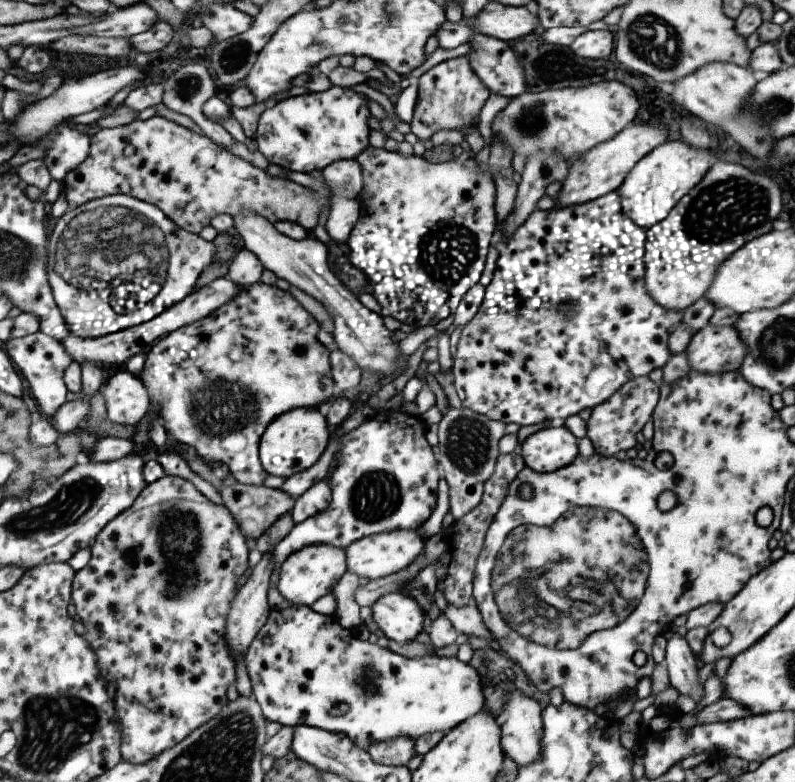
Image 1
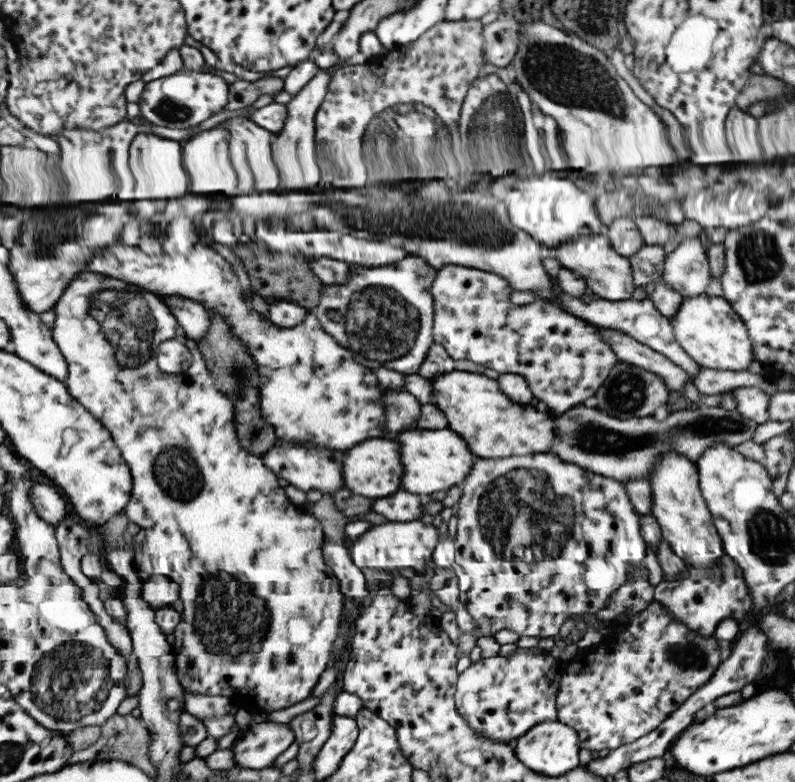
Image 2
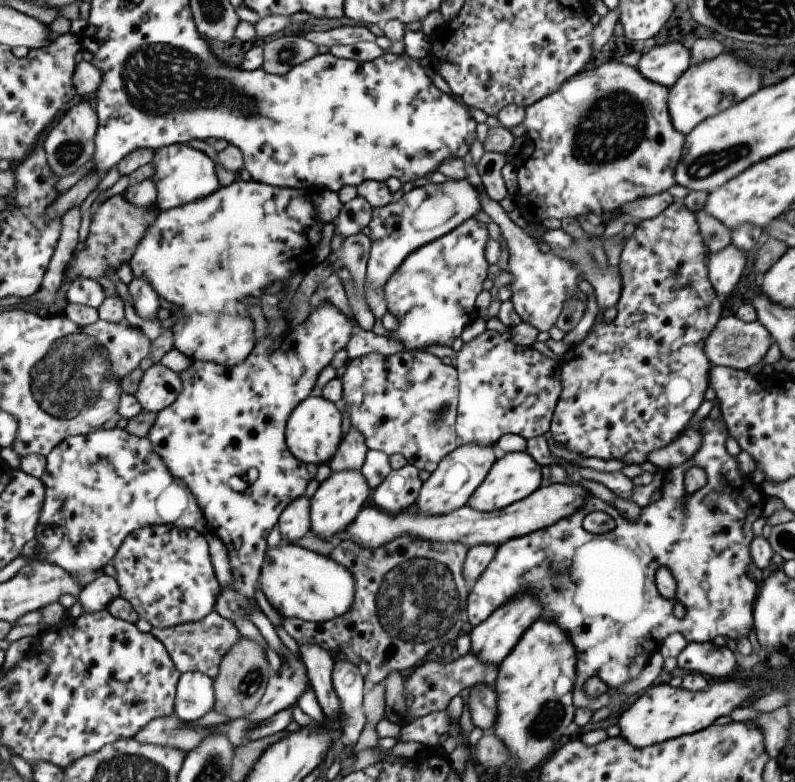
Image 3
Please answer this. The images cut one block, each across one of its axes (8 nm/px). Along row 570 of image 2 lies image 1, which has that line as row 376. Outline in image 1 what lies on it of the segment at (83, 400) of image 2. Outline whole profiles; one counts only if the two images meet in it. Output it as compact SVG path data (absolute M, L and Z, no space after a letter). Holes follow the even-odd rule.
M260 280L252 285L240 286L240 292L237 295L234 295L229 301L213 310L207 317L182 326L168 335L161 337L143 354L144 367L142 368L141 378L143 381L141 380L141 382L147 389L148 399L151 404L156 404L156 410L151 411L154 420L157 420L165 429L169 440L173 440L182 446L191 446L196 452L195 455L210 470L218 470L221 462L225 462L225 454L237 454L237 474L235 474L235 478L239 482L243 482L244 485L261 485L261 482L268 475L266 472L261 472L261 466L257 466L258 442L265 427L274 418L277 418L277 416L288 410L293 410L297 407L317 408L318 404L325 402L325 400L331 400L331 397L335 394L330 373L330 350L320 343L318 339L319 331L319 323L292 297L290 291L282 291L275 286L266 285Z

